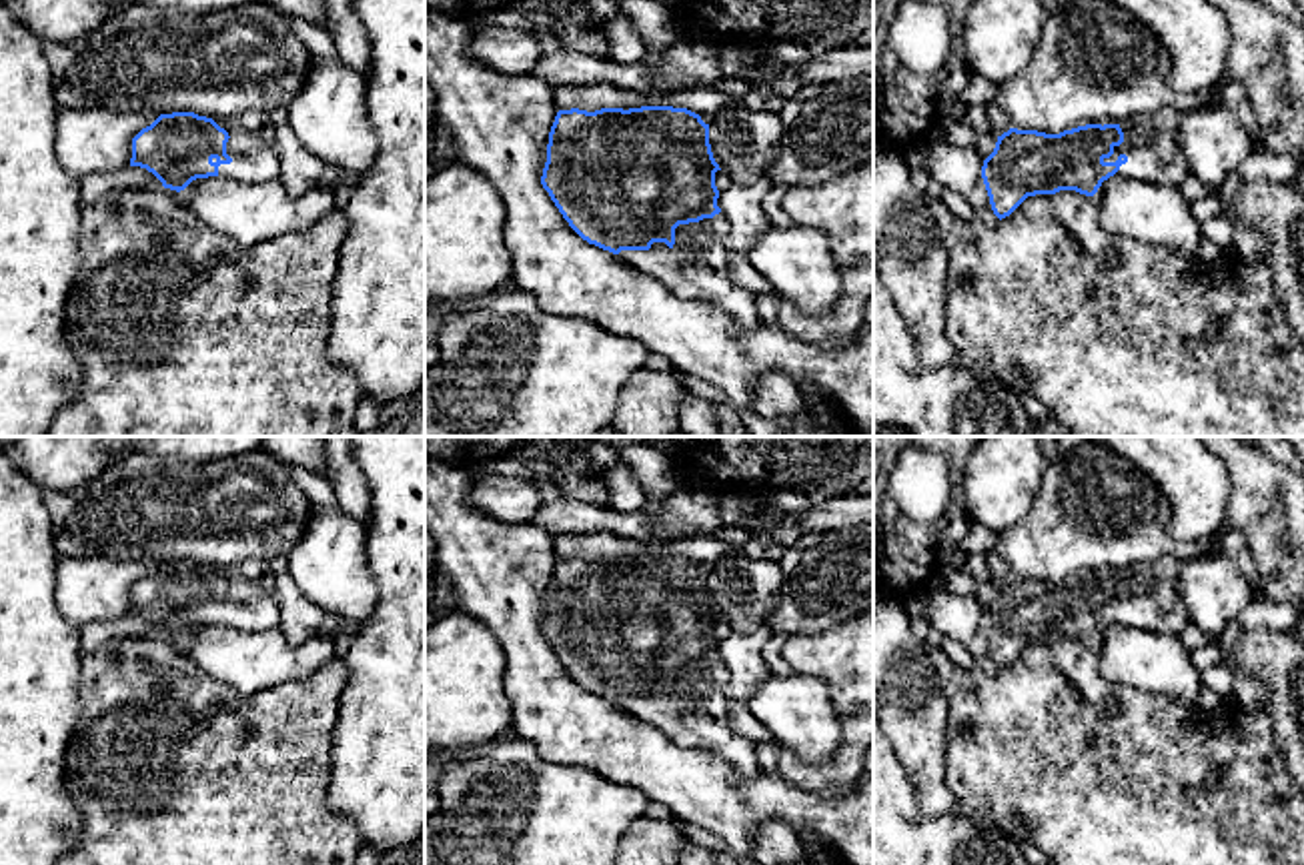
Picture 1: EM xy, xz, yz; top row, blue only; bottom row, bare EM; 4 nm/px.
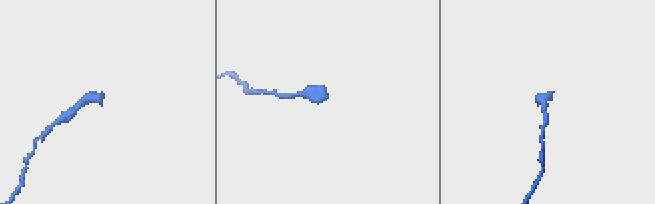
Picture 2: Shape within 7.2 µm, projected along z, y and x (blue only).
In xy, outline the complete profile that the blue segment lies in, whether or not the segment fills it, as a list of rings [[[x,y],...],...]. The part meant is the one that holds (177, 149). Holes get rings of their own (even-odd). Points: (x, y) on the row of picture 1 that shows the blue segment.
[[[262,110],[226,122],[194,112],[160,114],[132,138],[130,166],[146,168],[176,192],[208,176],[274,180],[280,176],[276,126]]]

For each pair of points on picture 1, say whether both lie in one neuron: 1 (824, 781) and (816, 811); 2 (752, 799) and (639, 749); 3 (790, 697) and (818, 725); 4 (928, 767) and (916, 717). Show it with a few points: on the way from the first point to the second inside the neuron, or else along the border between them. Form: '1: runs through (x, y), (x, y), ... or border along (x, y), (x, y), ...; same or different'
1: border along (780, 771), (812, 793), (844, 797), (852, 791); different
2: runs through (724, 799), (668, 773); same
3: runs through (796, 703), (812, 719); same
4: runs through (922, 755), (916, 729); same

